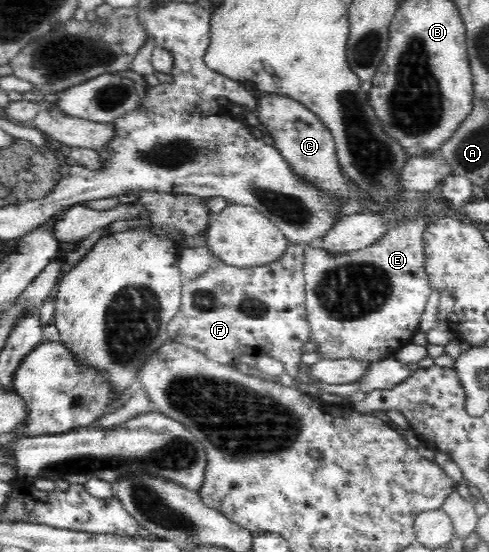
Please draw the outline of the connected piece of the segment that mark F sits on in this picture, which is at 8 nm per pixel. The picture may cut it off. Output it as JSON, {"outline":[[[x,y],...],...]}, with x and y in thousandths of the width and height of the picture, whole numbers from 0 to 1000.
{"outline":[[[593,442],[573,473],[532,486],[474,484],[438,464],[436,476],[413,498],[374,514],[368,560],[344,589],[348,616],[403,632],[425,650],[458,661],[479,661],[491,656],[491,647],[548,643],[581,658],[583,676],[601,685],[599,701],[650,721],[656,705],[618,694],[607,683],[618,641],[626,639],[622,625],[638,618],[638,592],[624,558],[624,451],[618,444]]]}

